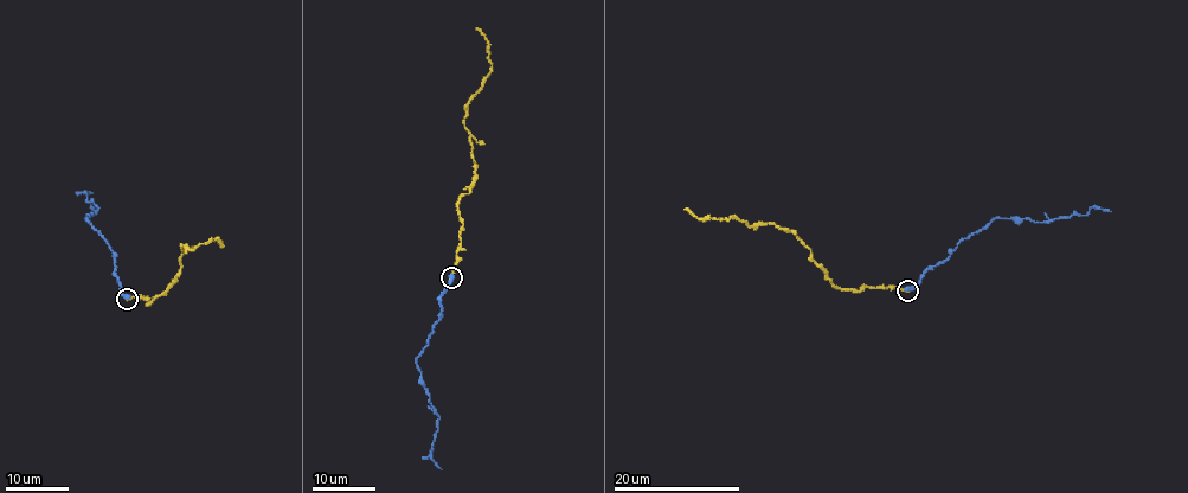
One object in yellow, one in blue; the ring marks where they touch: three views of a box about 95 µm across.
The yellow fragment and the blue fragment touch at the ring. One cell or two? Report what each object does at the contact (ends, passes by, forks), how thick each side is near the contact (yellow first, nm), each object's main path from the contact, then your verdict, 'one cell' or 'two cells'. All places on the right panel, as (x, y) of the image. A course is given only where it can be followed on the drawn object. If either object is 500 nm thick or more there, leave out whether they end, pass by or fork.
calibres 240 and 500 nm; course yellow (907, 289), (893, 287), (836, 288), (795, 234), (774, 224), (749, 226), (731, 217), (698, 218), (684, 209); course blue (907, 289), (994, 218), (1040, 222), (1085, 215), (1092, 207), (1111, 211); one cell

